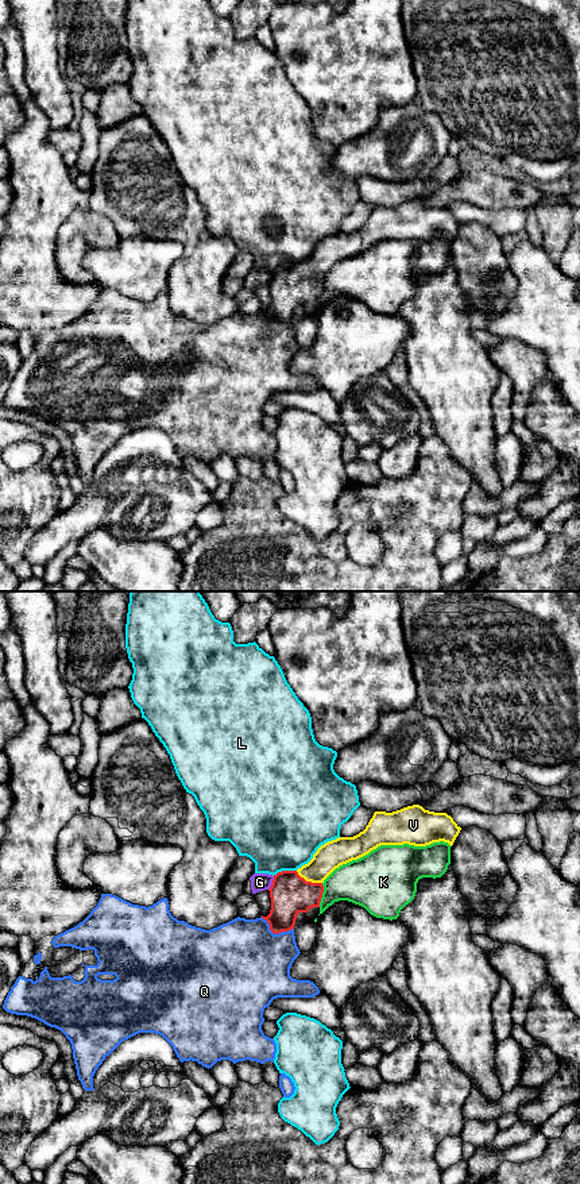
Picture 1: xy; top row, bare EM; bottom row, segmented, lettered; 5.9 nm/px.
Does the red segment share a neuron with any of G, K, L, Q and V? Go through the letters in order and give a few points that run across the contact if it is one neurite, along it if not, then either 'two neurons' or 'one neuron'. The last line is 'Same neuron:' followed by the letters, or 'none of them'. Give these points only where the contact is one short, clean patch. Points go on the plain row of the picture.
G: xy (274, 272), (269, 285) | two neurons
K: xy (323, 278), (323, 292), (318, 301) | two neurons
L: two neurons
Q: two neurons
V: xy (290, 289), (301, 285), (309, 277), (329, 251) | one neuron
Same neuron: V

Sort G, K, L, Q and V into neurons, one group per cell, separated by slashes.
G / K / L / Q / V

